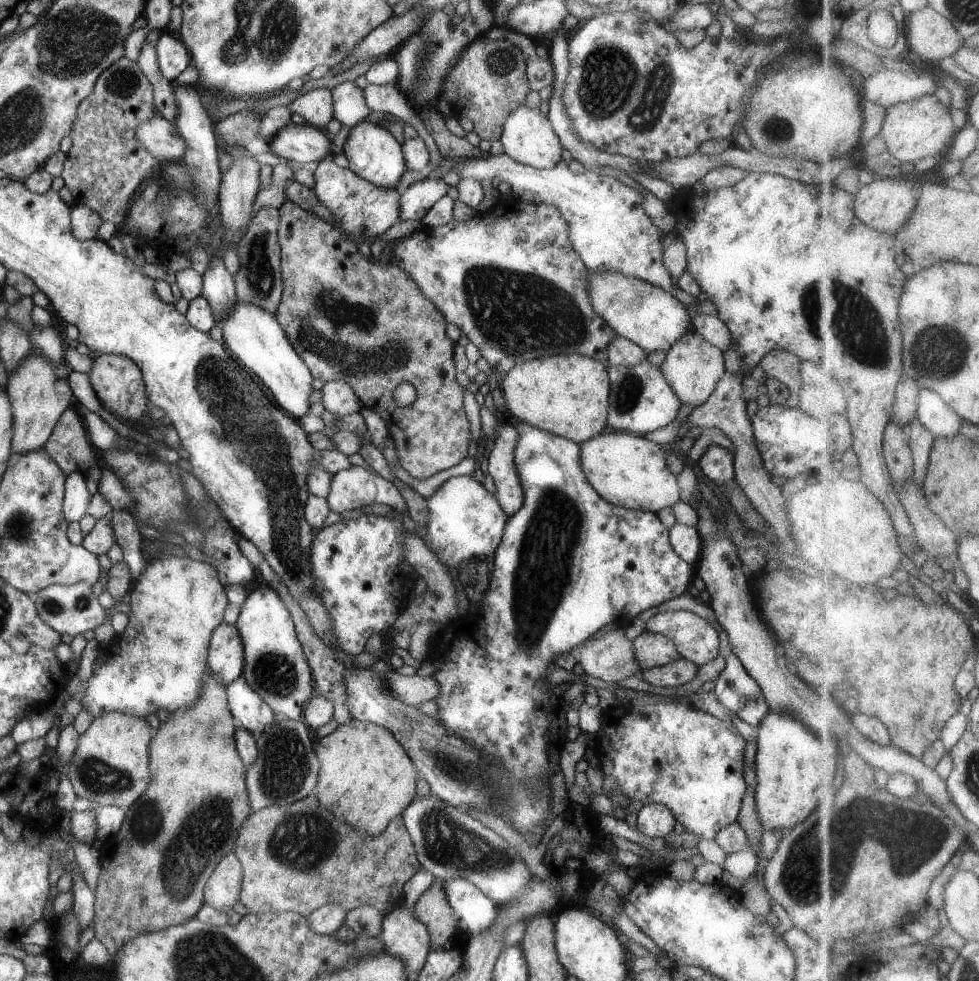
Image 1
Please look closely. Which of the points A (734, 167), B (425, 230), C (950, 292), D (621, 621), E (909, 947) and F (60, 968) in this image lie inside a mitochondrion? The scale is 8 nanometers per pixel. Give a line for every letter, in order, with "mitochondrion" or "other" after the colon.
A: other
B: other
C: other
D: other
E: other
F: other

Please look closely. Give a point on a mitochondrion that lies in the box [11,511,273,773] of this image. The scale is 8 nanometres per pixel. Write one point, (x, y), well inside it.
(54, 604)

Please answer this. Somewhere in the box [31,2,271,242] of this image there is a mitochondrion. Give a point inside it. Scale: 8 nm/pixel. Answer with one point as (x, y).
(76, 39)

